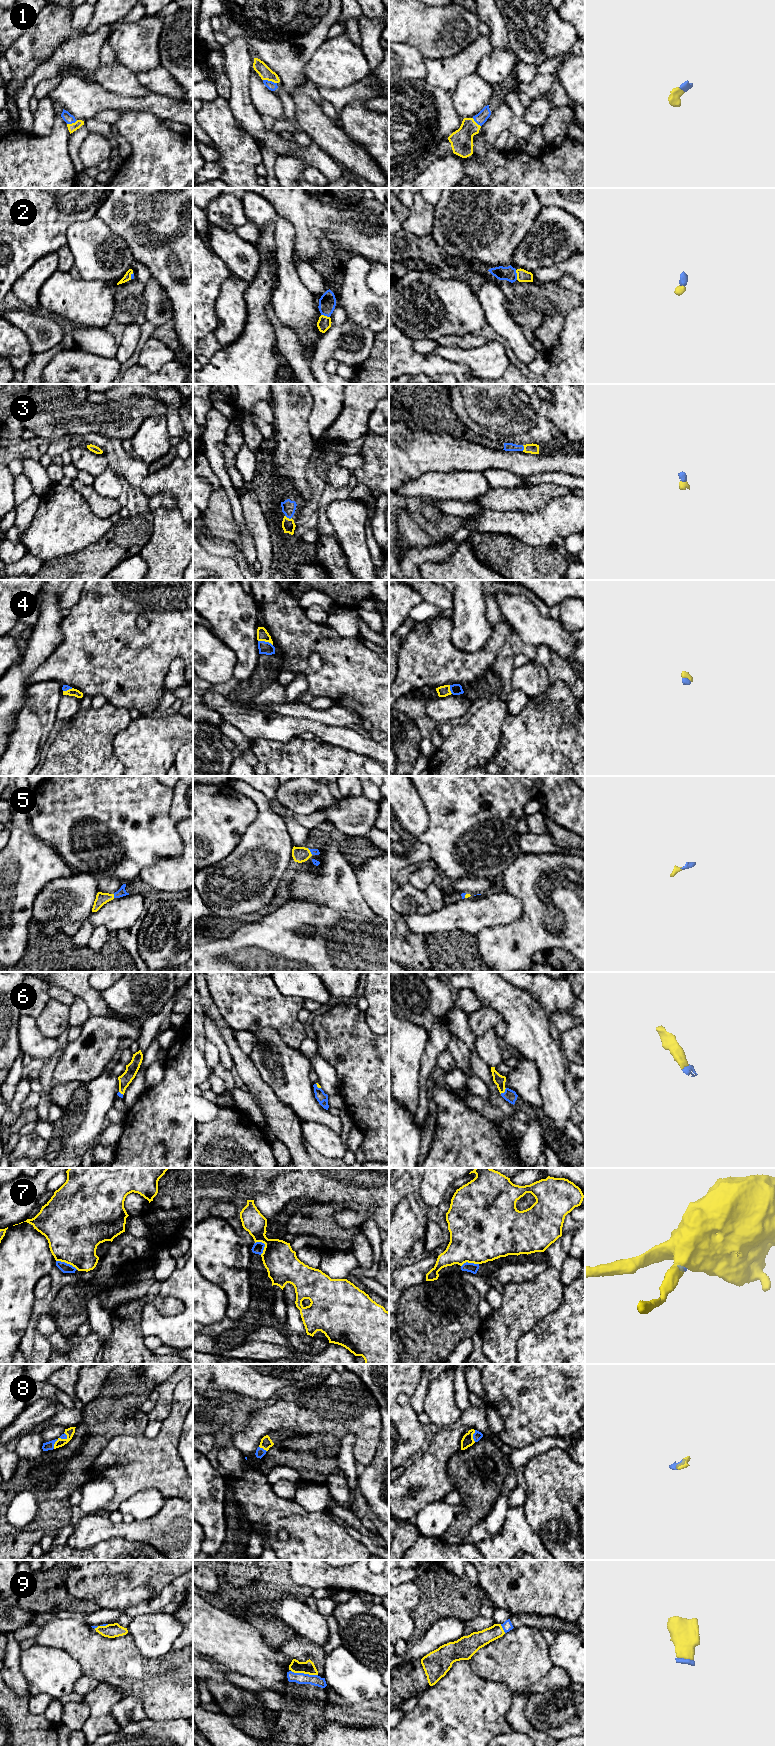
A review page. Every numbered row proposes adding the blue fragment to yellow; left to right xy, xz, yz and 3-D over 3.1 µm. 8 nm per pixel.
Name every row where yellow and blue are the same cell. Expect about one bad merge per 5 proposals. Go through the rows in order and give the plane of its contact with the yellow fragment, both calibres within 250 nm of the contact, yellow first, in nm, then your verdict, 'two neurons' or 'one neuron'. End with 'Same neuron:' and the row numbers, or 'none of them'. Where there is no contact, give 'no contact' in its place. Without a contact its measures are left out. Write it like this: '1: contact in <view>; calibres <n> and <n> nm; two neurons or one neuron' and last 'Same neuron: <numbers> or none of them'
1: contact in xz; calibres 100 and 70 nm; one neuron
2: contact in yz; calibres 100 and 110 nm; one neuron
3: contact in xz; calibres 110 and 110 nm; one neuron
4: contact in xz; calibres 100 and 100 nm; one neuron
5: contact in xy; calibres 100 and 70 nm; one neuron
6: contact in yz; calibres 90 and 100 nm; one neuron
7: contact in xy; calibres 440 and 80 nm; two neurons
8: contact in yz; calibres 90 and 70 nm; one neuron
9: contact in xz; calibres 110 and 90 nm; one neuron
Same neuron: 1, 2, 3, 4, 5, 6, 8, 9

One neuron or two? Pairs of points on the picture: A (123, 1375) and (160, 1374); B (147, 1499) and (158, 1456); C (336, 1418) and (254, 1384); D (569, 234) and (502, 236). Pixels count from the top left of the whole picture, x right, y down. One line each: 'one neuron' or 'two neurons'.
A: two neurons
B: two neurons
C: two neurons
D: two neurons

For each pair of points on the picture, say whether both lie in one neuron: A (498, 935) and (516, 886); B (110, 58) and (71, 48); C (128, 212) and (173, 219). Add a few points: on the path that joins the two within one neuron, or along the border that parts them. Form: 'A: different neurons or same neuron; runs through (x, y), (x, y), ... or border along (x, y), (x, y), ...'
A: same neuron; runs through (513, 932), (528, 916), (528, 901)
B: different neurons; border along (107, 39), (101, 48), (98, 65)
C: same neuron; runs through (139, 212), (162, 212)

